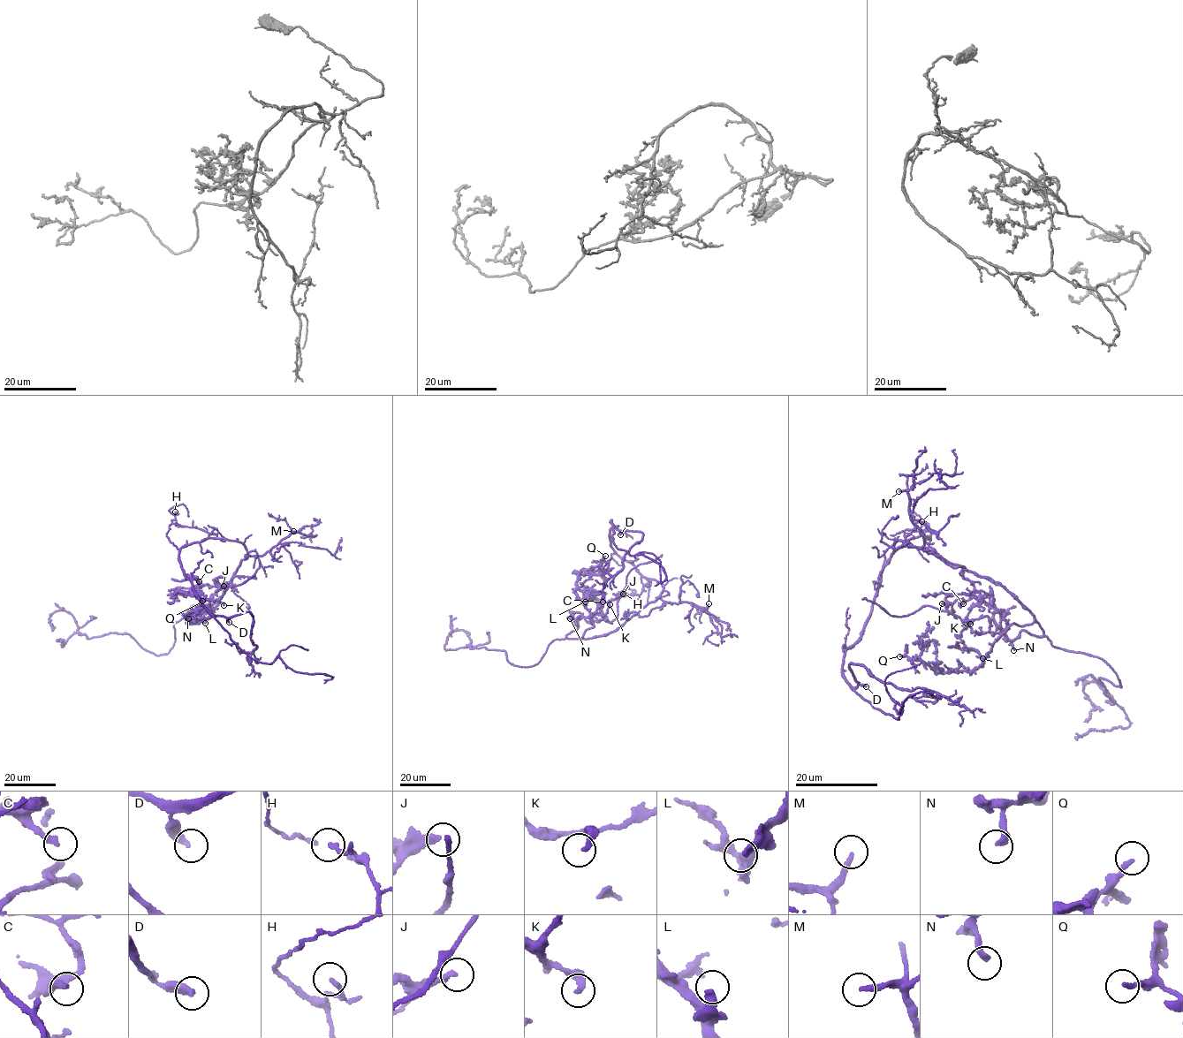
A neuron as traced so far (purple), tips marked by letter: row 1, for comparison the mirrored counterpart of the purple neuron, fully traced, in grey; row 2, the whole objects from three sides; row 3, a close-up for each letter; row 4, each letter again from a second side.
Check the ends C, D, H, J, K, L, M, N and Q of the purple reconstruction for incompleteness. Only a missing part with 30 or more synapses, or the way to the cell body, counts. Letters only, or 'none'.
M

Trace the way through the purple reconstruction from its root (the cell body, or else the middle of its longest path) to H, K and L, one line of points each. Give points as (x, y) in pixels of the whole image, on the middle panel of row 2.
H: (659, 595), (663, 585), (641, 577), (640, 594), (618, 595), (623, 594)
K: (659, 595), (617, 629), (582, 638), (593, 628), (590, 617), (605, 615), (610, 604)
L: (659, 595), (617, 629), (587, 639), (582, 638), (583, 634), (593, 626), (585, 602)

